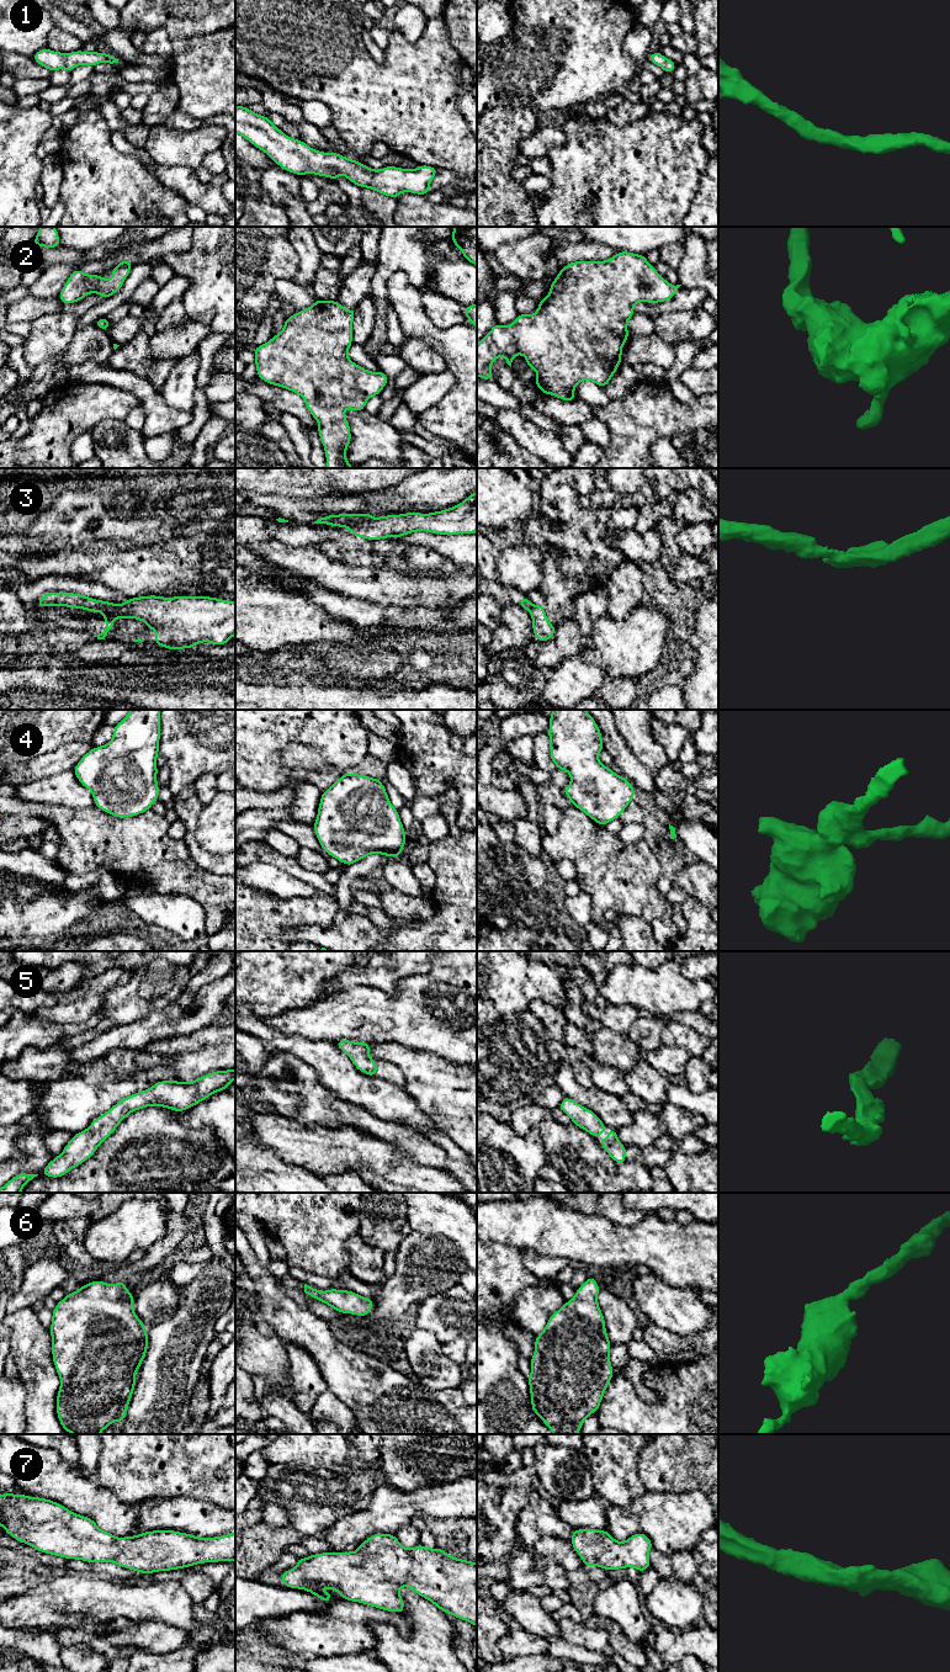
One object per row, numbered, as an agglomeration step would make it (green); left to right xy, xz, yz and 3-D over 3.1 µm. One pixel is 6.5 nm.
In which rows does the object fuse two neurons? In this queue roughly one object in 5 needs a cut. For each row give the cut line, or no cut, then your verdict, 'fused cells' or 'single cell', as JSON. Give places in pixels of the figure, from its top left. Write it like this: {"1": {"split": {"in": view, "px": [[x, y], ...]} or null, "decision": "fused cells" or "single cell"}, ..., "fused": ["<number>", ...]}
{"1": {"split": null, "decision": "single cell"}, "2": {"split": null, "decision": "single cell"}, "3": {"split": {"in": "xz", "px": [[371, 518], [351, 521], [346, 526]]}, "decision": "fused cells"}, "4": {"split": null, "decision": "single cell"}, "5": {"split": null, "decision": "single cell"}, "6": {"split": null, "decision": "single cell"}, "7": {"split": null, "decision": "single cell"}, "fused": ["3"]}

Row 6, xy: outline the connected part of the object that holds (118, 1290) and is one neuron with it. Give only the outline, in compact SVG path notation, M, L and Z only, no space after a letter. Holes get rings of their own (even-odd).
M96 1280L81 1285L52 1312L52 1355L60 1378L57 1416L65 1433L100 1434L112 1422L124 1421L136 1373L148 1350L147 1326L134 1313L133 1291L127 1291L126 1284Z

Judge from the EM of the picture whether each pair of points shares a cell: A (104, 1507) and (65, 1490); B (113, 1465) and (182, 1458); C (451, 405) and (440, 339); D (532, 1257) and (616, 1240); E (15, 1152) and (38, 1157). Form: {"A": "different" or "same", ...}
{"A": "same", "B": "same", "C": "same", "D": "different", "E": "different"}

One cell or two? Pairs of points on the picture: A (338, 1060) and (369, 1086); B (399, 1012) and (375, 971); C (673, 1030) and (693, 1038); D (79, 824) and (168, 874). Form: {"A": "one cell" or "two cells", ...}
{"A": "one cell", "B": "two cells", "C": "one cell", "D": "one cell"}

